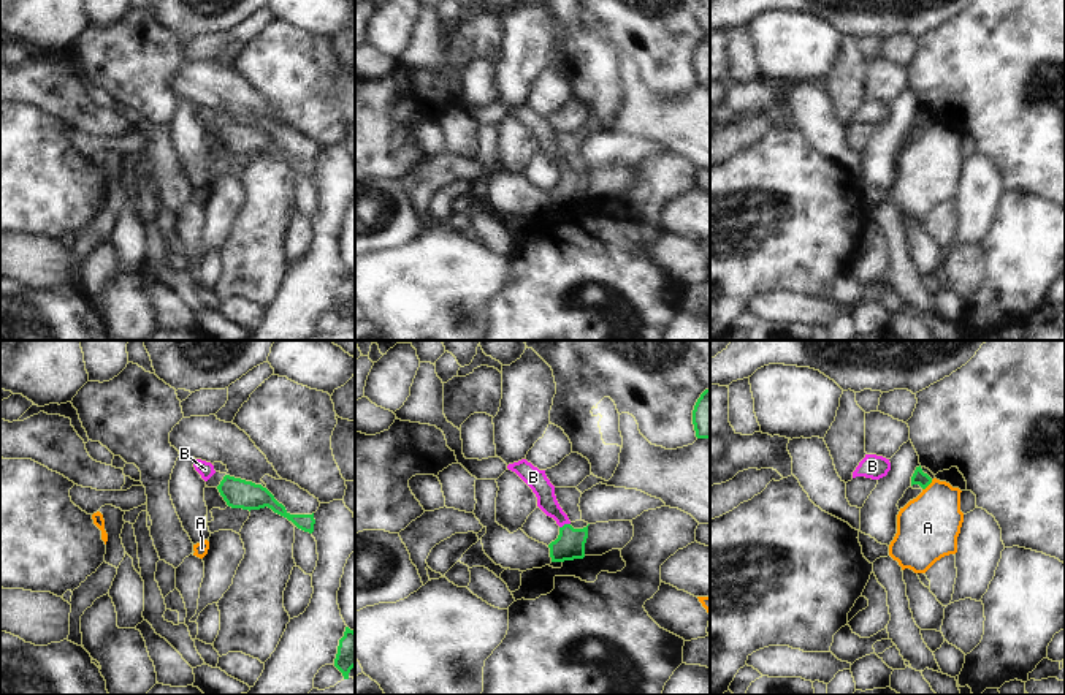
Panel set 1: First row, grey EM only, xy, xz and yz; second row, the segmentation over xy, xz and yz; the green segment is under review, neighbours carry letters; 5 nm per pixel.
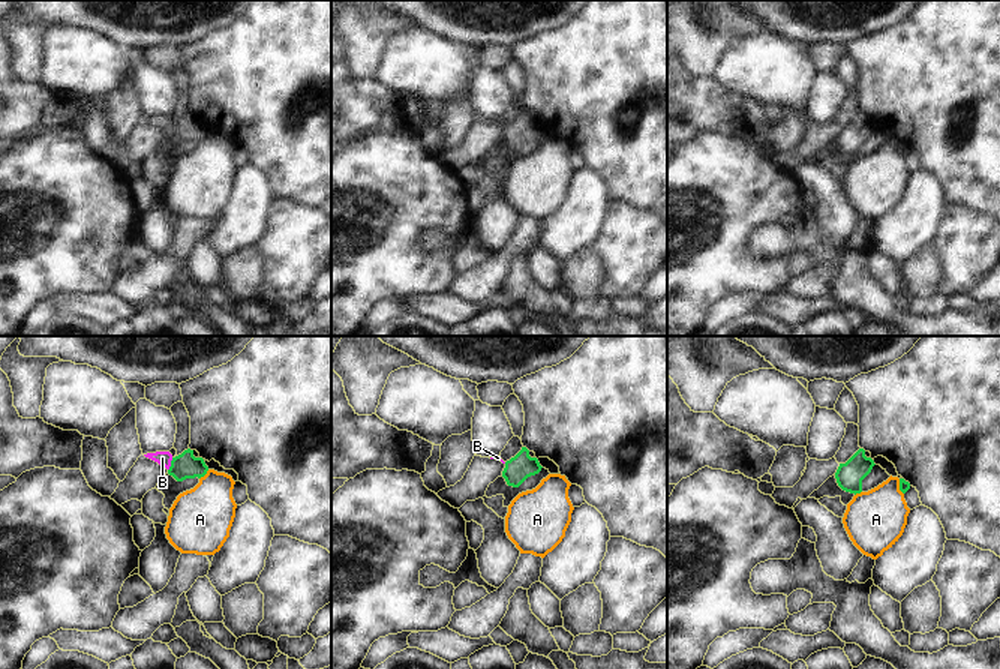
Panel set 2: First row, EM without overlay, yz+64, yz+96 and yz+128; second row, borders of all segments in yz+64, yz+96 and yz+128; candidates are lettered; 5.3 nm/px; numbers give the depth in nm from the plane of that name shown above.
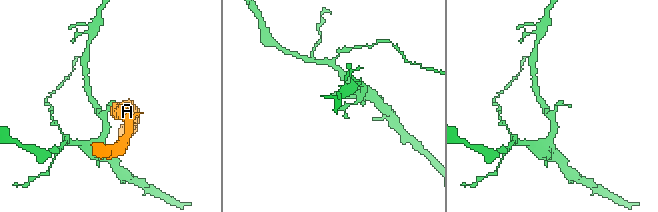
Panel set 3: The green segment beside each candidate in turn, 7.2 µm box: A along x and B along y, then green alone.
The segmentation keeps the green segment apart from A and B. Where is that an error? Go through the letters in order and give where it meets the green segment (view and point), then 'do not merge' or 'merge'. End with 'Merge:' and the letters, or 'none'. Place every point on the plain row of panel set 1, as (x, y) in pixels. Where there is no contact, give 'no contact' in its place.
A: meets green in yz at (927, 130); do not merge
B: meets green in xz at (564, 170); merge
Merge: B

